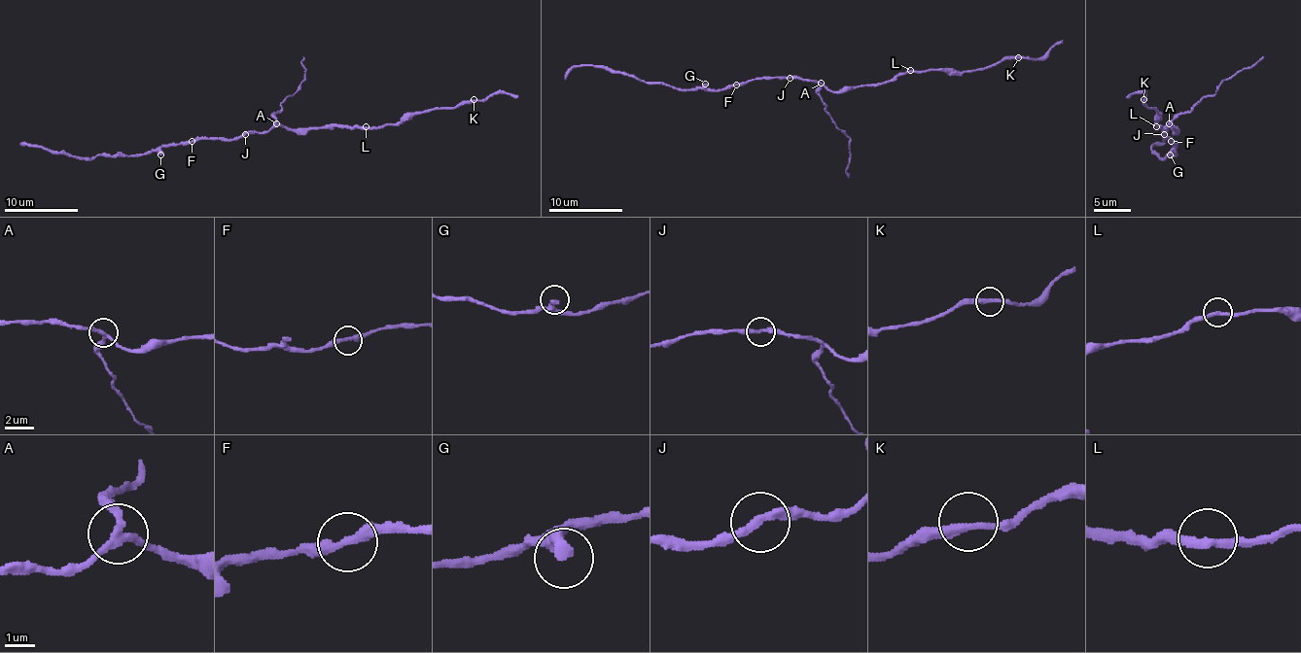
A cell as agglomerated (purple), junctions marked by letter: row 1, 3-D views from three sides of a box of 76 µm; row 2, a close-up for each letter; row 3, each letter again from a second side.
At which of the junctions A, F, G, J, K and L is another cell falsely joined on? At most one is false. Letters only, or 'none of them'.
A

